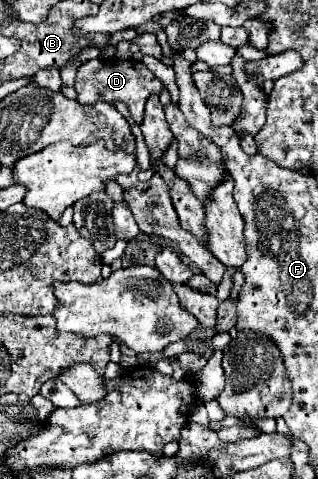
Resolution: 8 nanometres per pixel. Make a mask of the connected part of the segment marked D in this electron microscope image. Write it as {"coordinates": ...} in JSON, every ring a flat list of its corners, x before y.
{"coordinates":[[113,58,113,60,89,60,85,64,79,66,77,70,77,80,75,80,75,90,77,90,77,102,79,104,95,104,99,100,103,102,123,102,129,108,131,118,135,120,135,124,143,122,143,108,145,102,151,94,159,94,163,88,163,82,159,78,153,76,153,72,137,60,121,60,121,58]]}

